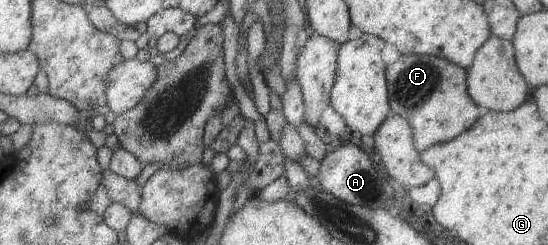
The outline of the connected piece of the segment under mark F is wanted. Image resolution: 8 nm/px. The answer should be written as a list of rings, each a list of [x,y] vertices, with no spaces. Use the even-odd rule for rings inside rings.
[[[399,55],[392,64],[385,66],[388,105],[391,112],[402,116],[411,127],[413,148],[420,153],[428,146],[447,142],[467,130],[486,110],[477,106],[466,92],[466,69],[446,58],[431,55]]]

